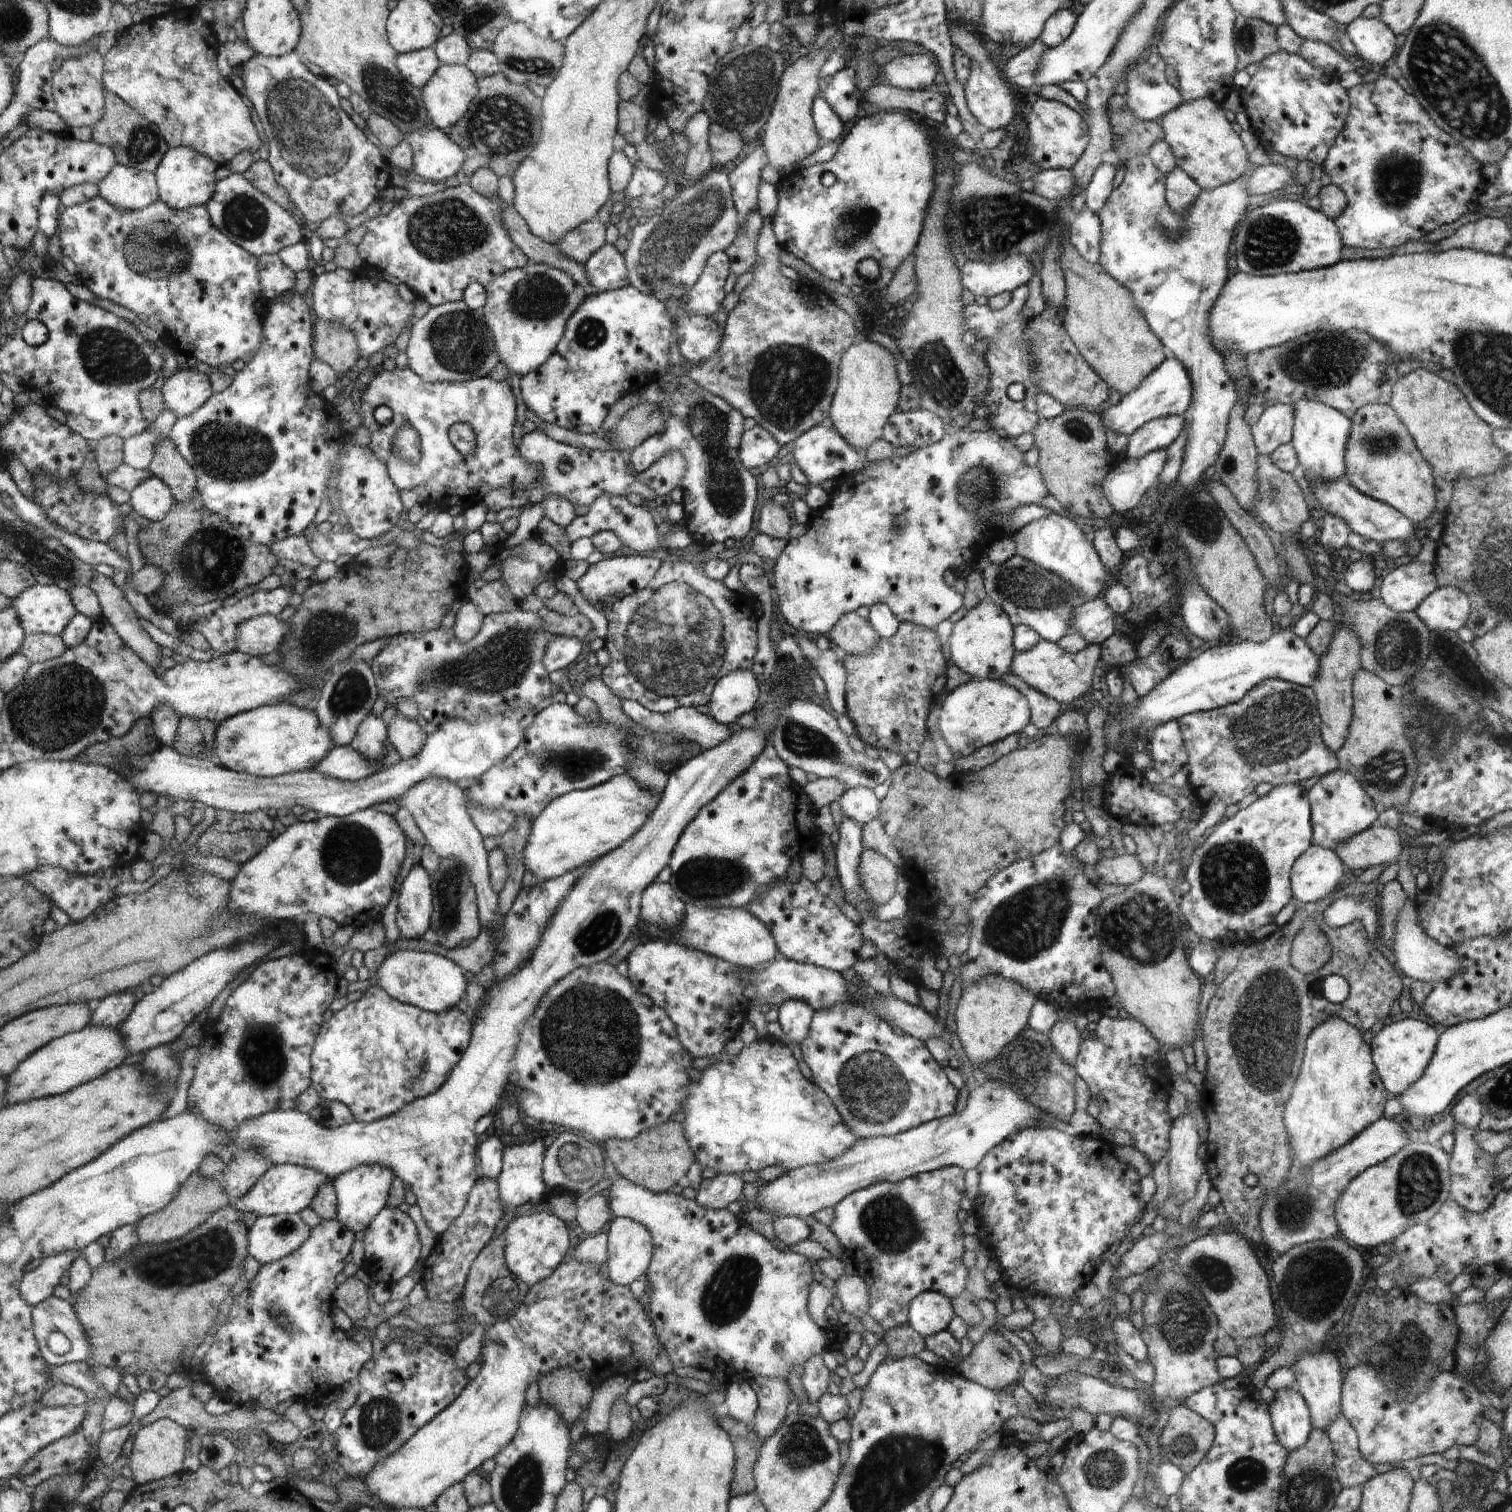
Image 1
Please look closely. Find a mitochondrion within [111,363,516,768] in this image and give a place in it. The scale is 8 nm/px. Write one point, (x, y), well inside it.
(233, 453)

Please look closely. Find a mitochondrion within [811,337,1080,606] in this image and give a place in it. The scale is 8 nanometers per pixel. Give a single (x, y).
(984, 485)

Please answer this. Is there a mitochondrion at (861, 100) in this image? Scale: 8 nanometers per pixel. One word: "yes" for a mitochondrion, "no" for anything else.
no

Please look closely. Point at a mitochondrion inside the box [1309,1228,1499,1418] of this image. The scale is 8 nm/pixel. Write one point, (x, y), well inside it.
(1406, 1357)

